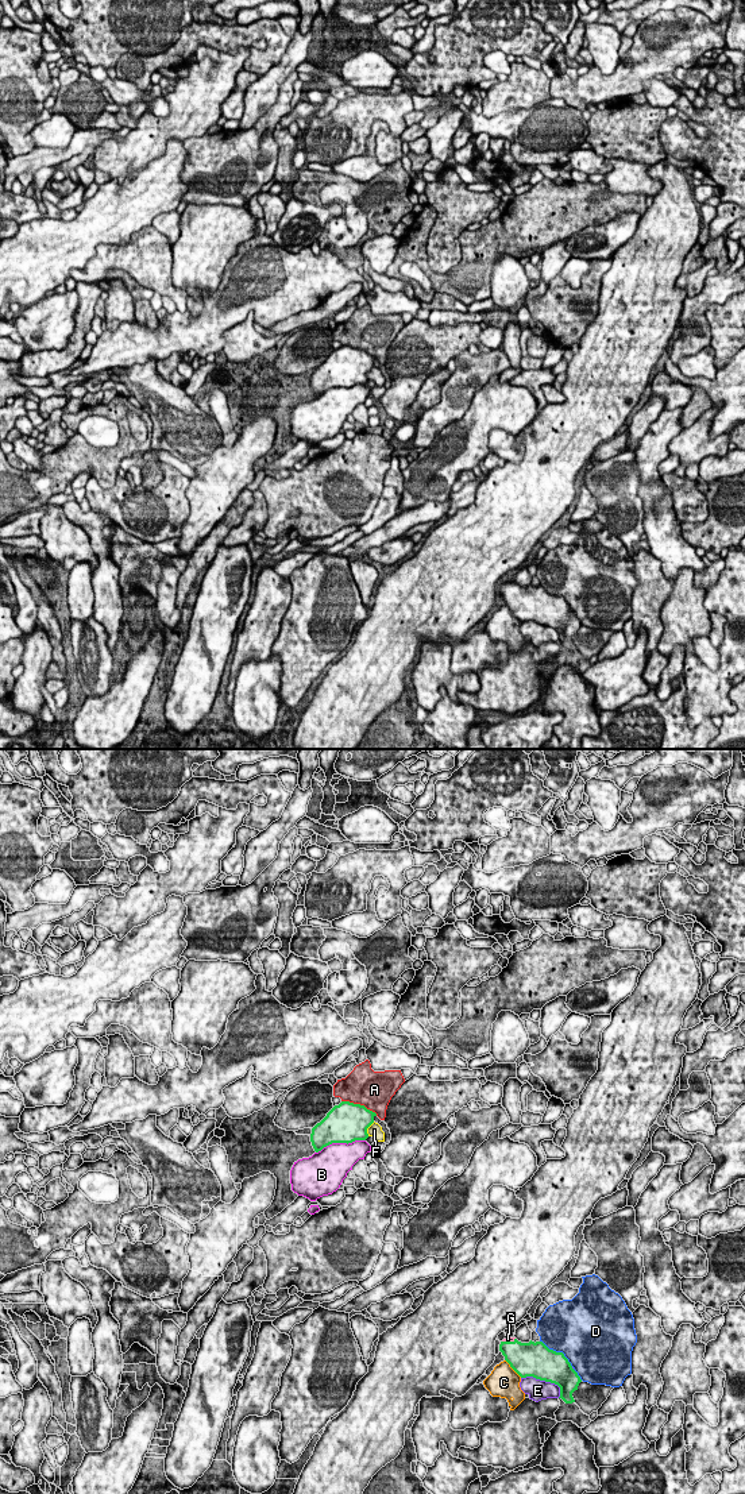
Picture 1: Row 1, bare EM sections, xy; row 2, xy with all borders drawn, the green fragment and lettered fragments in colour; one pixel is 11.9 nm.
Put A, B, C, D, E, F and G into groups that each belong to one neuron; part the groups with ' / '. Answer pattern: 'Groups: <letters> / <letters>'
Groups: A / B / C / D / E / F / G

